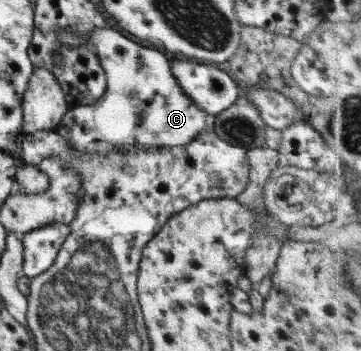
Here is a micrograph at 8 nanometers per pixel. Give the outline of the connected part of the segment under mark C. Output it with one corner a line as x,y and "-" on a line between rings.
111,28
94,31
87,41
92,42
104,68
107,89
96,103
69,108
54,128
58,135
68,137
72,151
80,155
109,154
111,150
127,151
135,146
186,145
196,135
213,131
212,125
206,123
208,113
198,108
179,87
165,52
138,45

